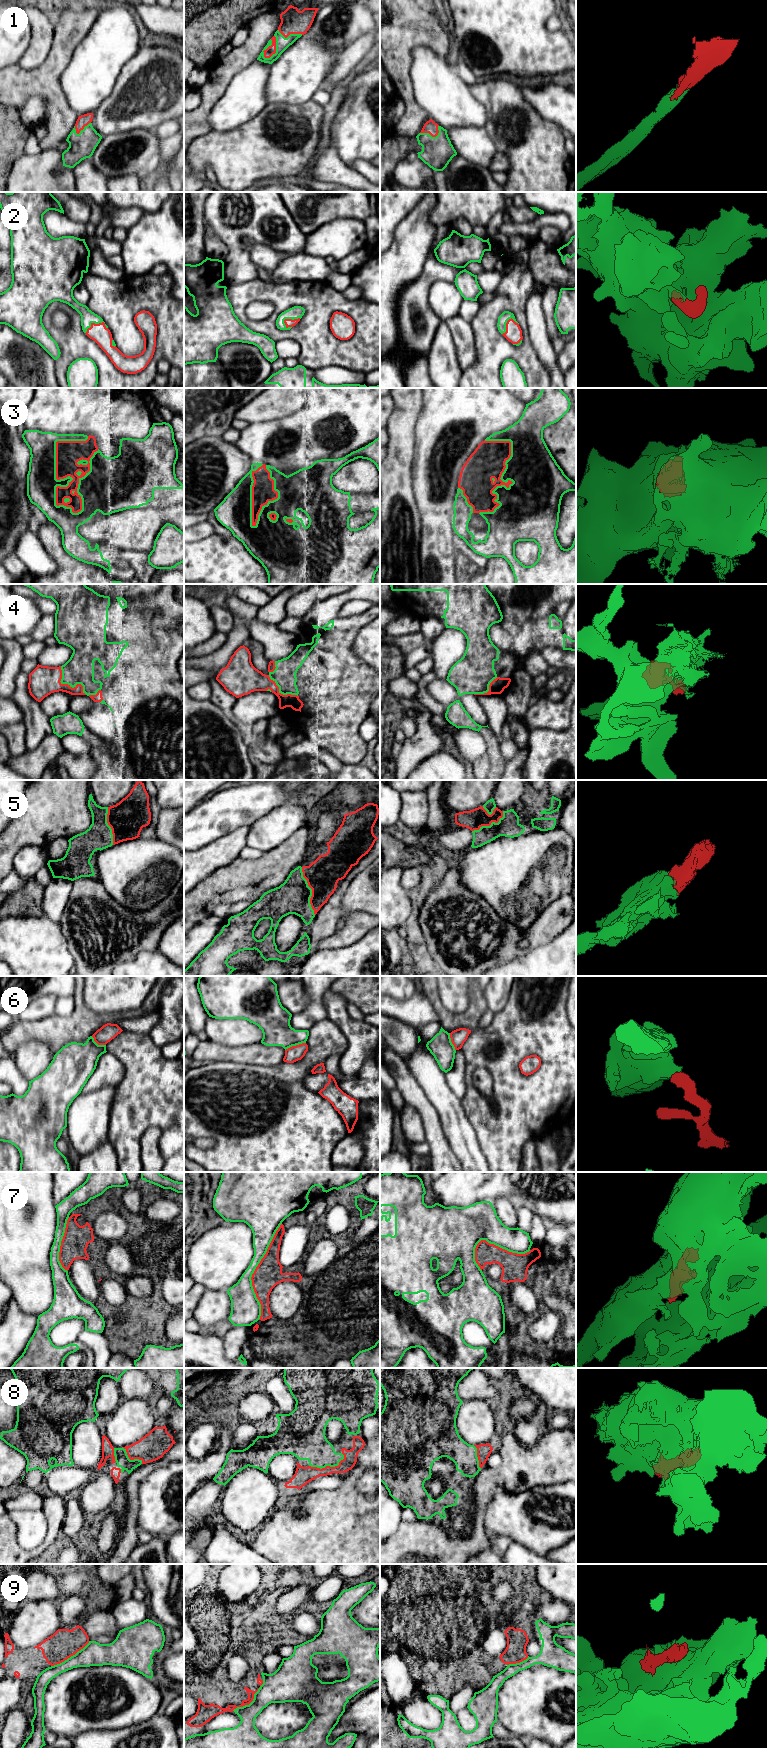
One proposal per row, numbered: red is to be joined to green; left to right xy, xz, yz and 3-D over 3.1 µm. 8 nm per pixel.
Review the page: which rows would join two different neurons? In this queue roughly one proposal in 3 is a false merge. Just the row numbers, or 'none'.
6, 7, 9

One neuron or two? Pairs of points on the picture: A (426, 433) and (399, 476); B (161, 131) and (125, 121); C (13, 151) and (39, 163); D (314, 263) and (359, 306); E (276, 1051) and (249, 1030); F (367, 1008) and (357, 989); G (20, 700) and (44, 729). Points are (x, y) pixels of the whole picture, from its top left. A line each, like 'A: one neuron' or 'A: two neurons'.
A: two neurons
B: two neurons
C: two neurons
D: two neurons
E: two neurons
F: one neuron
G: one neuron

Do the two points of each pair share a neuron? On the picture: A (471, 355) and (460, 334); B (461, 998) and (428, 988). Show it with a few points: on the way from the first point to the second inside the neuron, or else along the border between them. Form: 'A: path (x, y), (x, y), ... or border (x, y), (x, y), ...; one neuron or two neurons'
A: path (466, 350), (464, 339); one neuron
B: border (437, 986), (441, 1003), (451, 1011); two neurons

